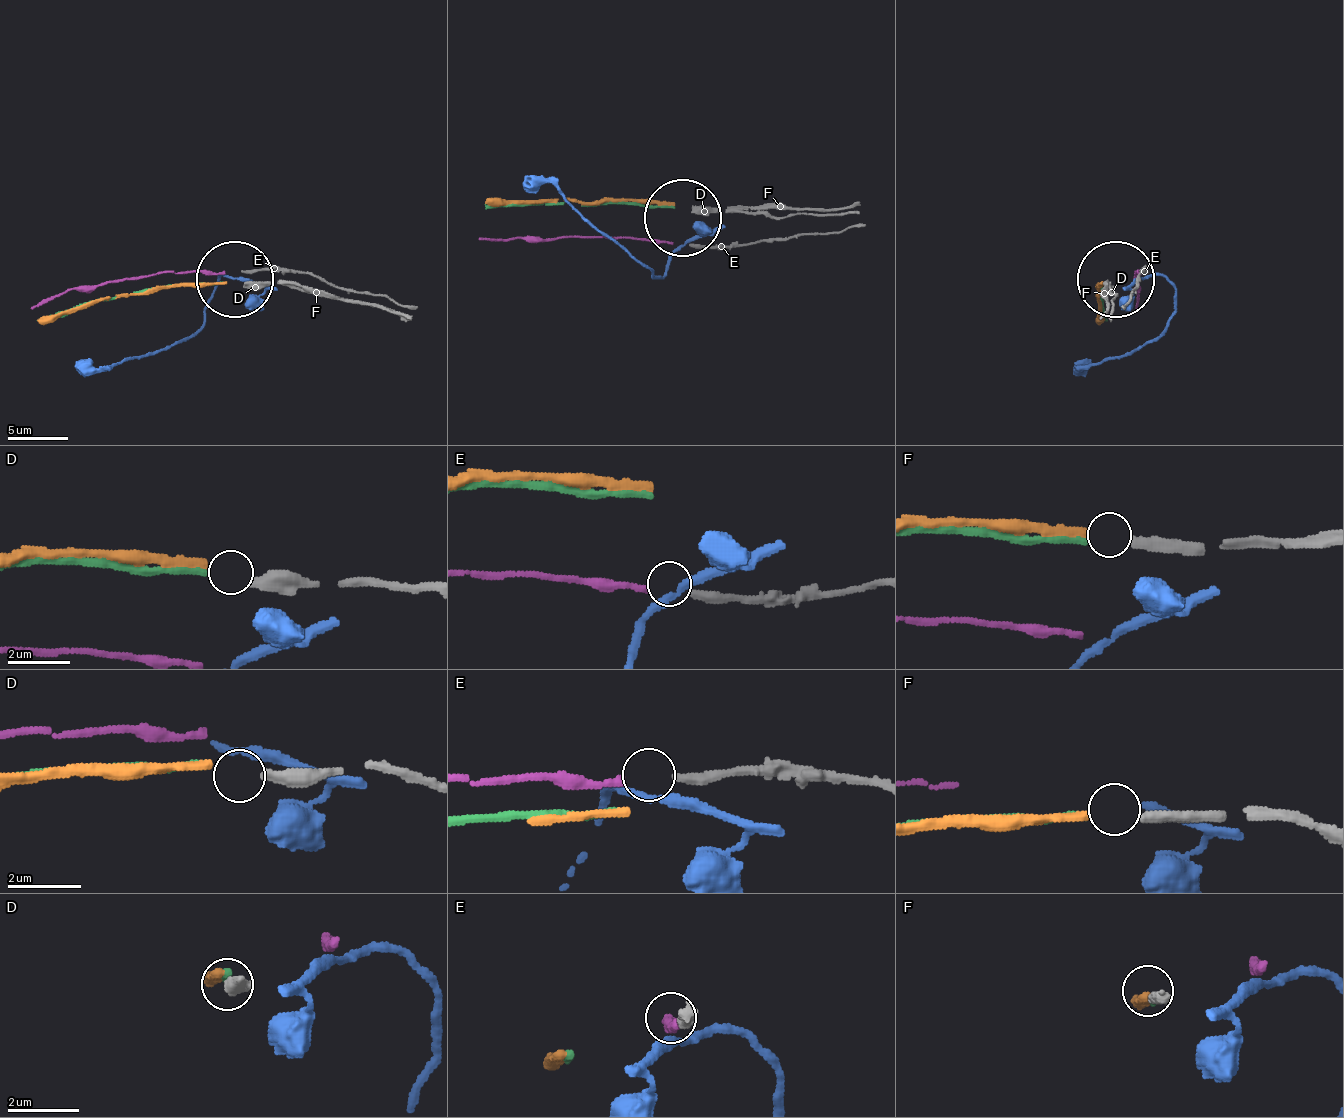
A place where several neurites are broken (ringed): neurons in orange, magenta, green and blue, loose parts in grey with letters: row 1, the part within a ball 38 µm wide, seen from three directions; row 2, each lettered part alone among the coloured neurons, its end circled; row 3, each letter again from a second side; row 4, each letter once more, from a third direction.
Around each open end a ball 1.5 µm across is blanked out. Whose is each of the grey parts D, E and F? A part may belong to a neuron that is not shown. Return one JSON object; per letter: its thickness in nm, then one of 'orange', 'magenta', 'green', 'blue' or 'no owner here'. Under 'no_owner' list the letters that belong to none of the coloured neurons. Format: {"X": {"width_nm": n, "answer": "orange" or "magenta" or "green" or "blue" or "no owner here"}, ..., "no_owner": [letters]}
{"D": {"width_nm": 360, "answer": "green"}, "E": {"width_nm": 280, "answer": "magenta"}, "F": {"width_nm": 320, "answer": "orange"}, "no_owner": []}

